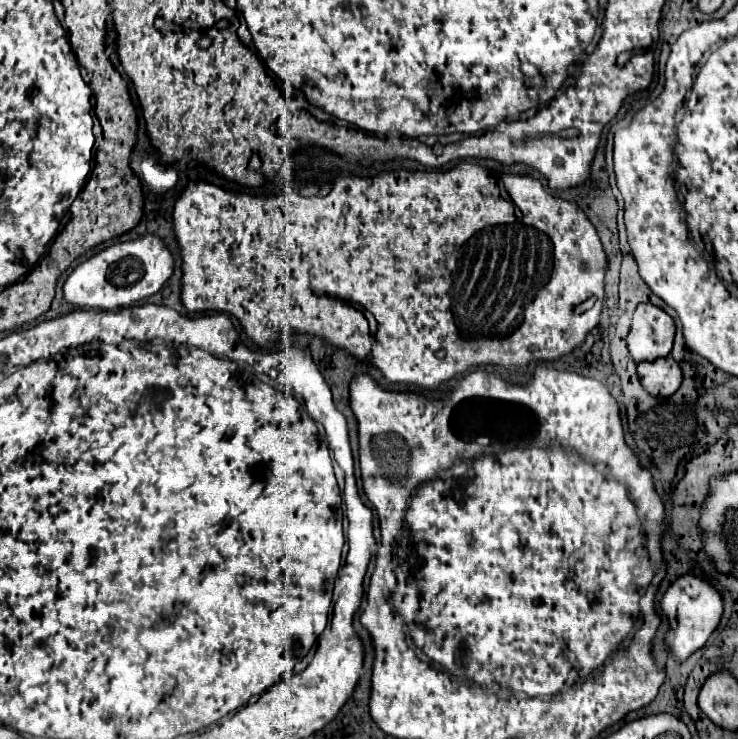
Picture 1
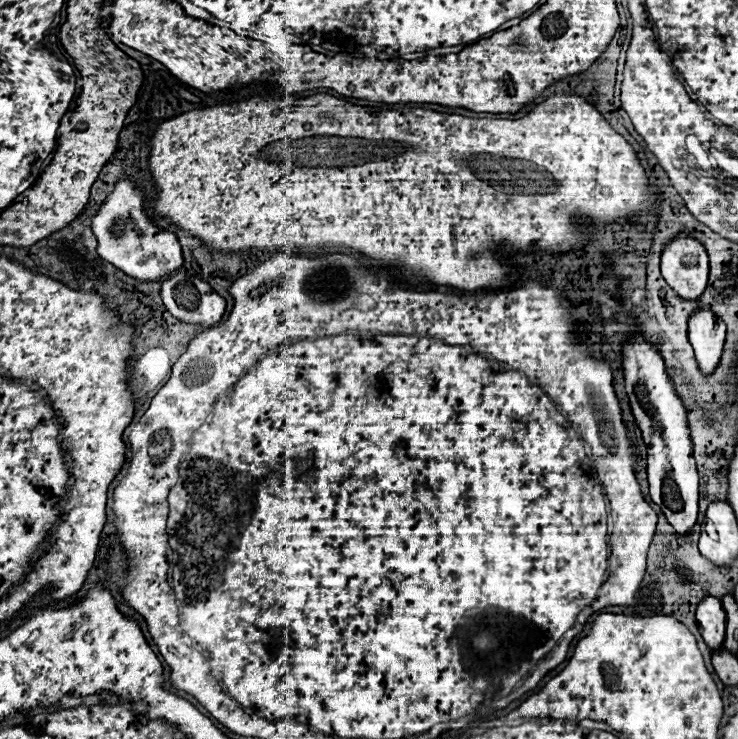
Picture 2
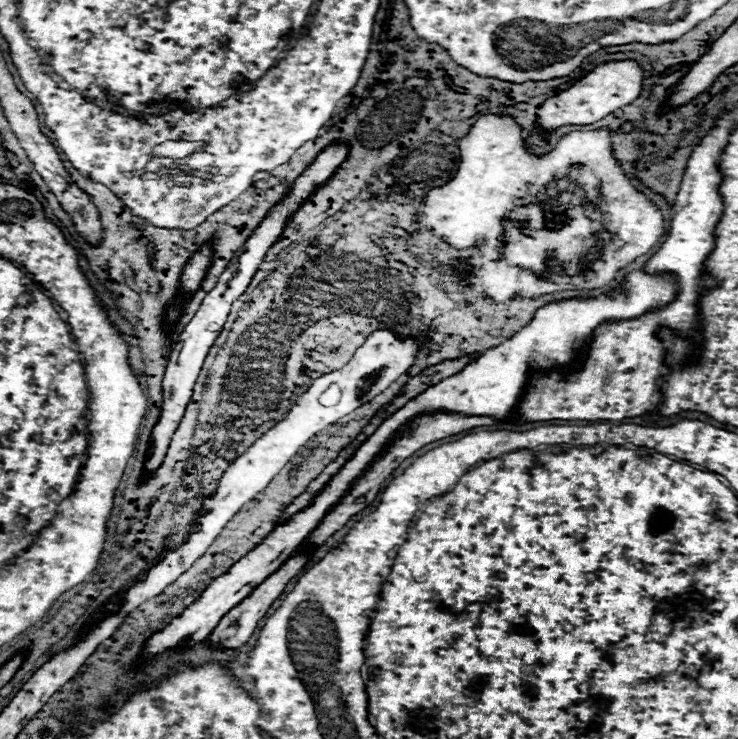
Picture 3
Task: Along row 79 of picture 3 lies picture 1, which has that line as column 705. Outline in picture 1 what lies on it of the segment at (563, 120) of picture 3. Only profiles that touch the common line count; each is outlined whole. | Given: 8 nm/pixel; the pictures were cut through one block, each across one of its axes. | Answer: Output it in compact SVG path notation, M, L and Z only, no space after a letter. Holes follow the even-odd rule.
M680 576L664 594L662 612L668 618L668 632L666 632L666 644L670 652L674 654L676 662L684 662L690 658L698 648L702 648L708 640L708 636L714 632L714 628L720 624L722 616L722 598L704 580L696 576Z

